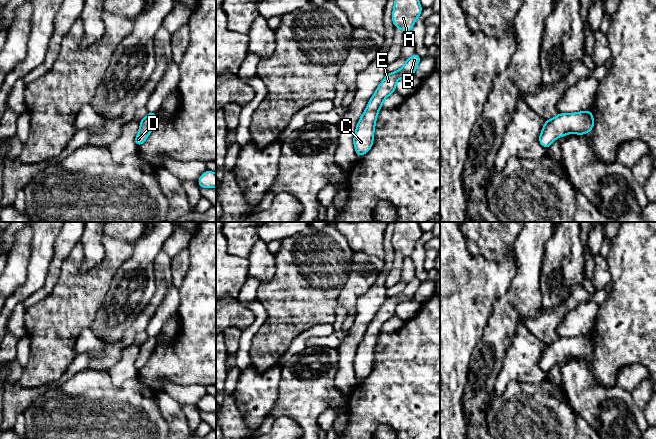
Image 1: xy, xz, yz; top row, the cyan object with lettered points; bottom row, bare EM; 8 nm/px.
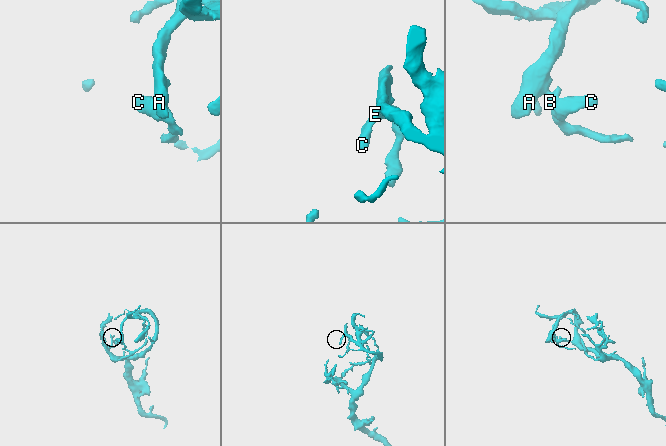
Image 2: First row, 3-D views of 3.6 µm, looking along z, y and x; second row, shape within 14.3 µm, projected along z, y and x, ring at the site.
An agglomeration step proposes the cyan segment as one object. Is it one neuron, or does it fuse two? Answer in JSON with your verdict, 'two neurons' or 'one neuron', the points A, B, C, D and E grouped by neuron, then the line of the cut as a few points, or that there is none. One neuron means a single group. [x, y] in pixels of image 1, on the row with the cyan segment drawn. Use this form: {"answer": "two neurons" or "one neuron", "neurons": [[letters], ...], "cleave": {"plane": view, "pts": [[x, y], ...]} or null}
{"answer": "one neuron", "neurons": [["A", "B", "C", "D", "E"]], "cleave": null}

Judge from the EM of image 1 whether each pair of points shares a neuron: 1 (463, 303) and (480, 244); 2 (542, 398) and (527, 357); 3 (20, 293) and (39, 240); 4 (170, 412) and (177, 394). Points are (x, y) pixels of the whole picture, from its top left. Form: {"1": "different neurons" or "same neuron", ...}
{"1": "different neurons", "2": "different neurons", "3": "same neuron", "4": "different neurons"}

